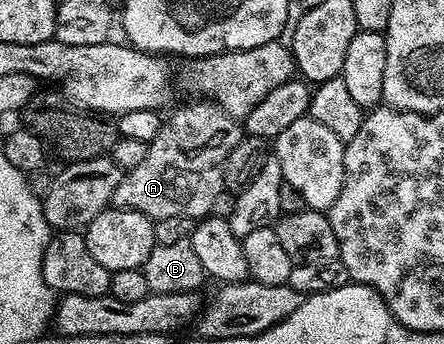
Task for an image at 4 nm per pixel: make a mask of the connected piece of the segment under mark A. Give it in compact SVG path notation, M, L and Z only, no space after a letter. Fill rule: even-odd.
M193 100L187 106L182 106L171 118L163 121L156 140L152 140L148 148L148 156L144 161L136 164L136 168L125 171L120 180L120 188L116 188L113 205L120 210L135 210L144 212L144 216L153 218L167 218L168 216L184 216L201 220L210 214L212 204L216 196L224 189L222 185L222 173L224 164L236 148L236 144L244 136L243 127L239 119L233 118L218 103L209 100Z

